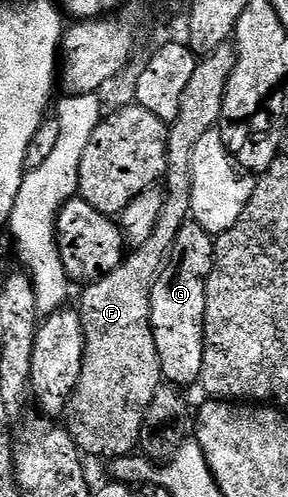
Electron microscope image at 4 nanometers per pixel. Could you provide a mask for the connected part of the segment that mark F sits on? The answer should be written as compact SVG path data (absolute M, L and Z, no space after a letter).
M231 42L217 46L217 50L199 60L193 79L181 97L181 110L167 133L165 191L153 235L145 246L134 249L117 270L82 289L83 301L77 305L77 311L83 320L85 354L81 378L65 409L65 427L80 453L88 457L112 460L132 455L138 449L145 410L164 383L151 328L151 291L171 255L178 232L191 216L193 146L218 125L234 65L235 46Z

